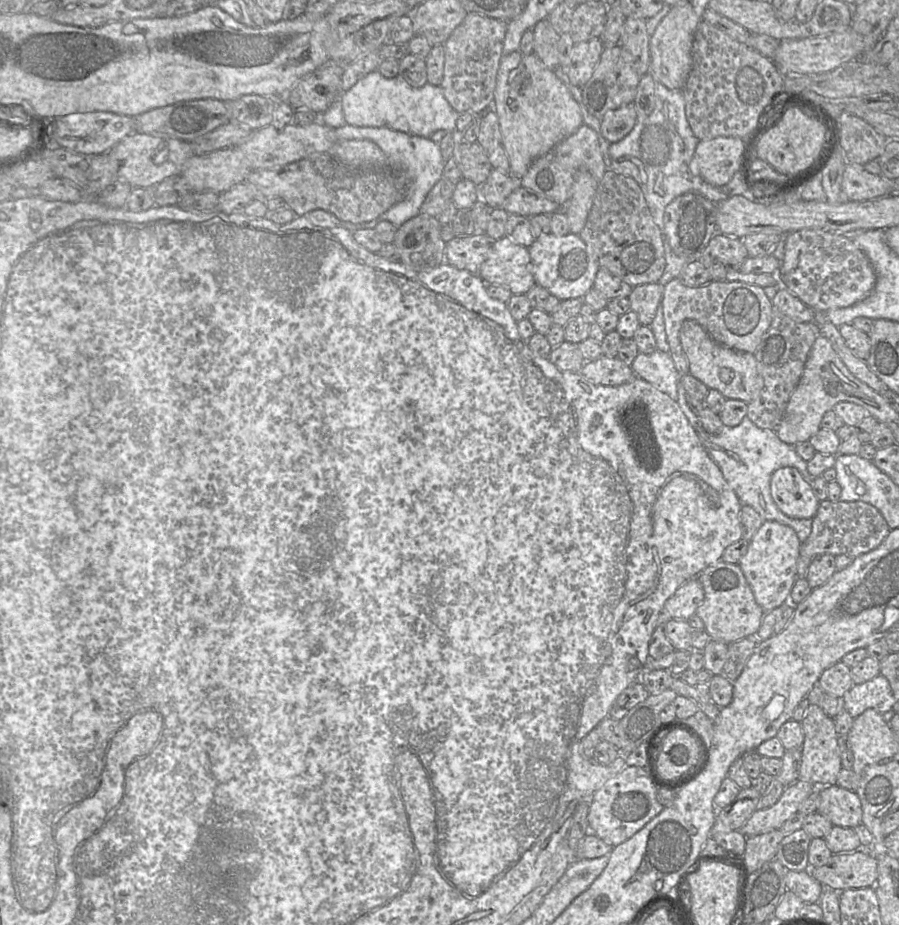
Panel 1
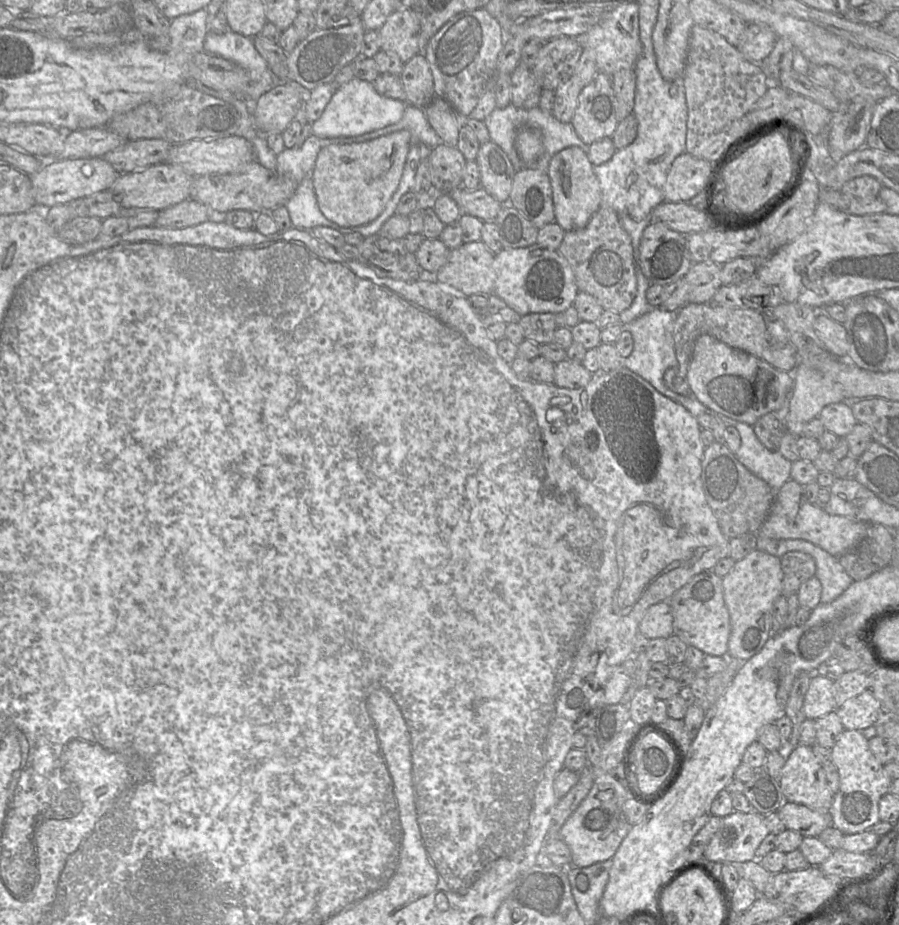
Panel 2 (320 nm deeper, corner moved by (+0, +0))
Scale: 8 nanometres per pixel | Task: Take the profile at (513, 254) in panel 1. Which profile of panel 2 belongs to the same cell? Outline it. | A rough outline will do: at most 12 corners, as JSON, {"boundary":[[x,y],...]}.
{"boundary":[[482,241],[451,249],[428,277],[465,296],[491,295],[494,256]]}

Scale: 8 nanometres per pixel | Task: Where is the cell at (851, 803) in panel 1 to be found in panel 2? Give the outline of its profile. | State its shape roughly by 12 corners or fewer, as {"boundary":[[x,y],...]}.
{"boundary":[[785,802],[778,814],[786,829],[818,837],[829,812]]}

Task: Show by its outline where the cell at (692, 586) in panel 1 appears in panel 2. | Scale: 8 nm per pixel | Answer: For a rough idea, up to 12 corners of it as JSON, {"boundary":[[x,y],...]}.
{"boundary":[[668,601],[646,610],[639,633],[648,639],[673,635],[673,614]]}

